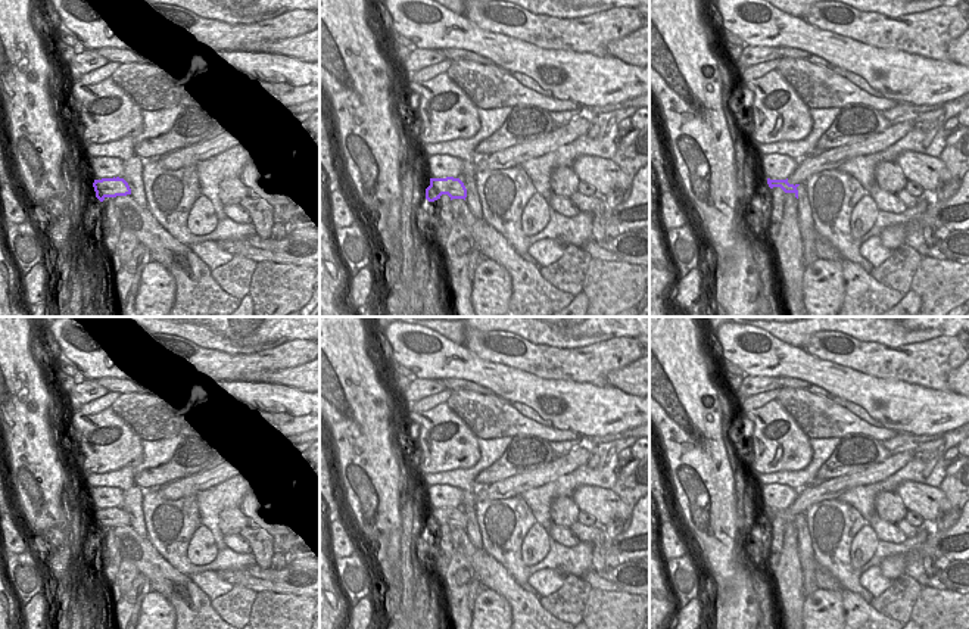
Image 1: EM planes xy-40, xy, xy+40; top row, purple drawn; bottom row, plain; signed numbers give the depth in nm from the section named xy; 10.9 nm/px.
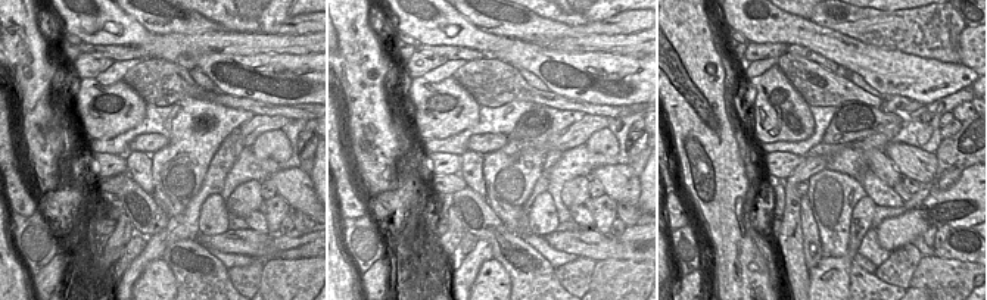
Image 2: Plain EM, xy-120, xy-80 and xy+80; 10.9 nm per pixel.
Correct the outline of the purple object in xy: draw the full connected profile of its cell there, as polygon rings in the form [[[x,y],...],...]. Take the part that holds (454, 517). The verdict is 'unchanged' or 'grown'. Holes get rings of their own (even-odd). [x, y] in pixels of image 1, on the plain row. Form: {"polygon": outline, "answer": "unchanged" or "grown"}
{"polygon": [[[430,508],[430,516],[426,519],[426,529],[434,532],[440,529],[442,524],[448,524],[452,529],[467,527],[467,519],[459,508]]], "answer": "unchanged"}

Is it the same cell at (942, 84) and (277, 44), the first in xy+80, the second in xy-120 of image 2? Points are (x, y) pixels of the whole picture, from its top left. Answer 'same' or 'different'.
different

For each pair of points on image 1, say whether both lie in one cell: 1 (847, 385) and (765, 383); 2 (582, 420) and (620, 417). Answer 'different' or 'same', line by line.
1: different
2: same

